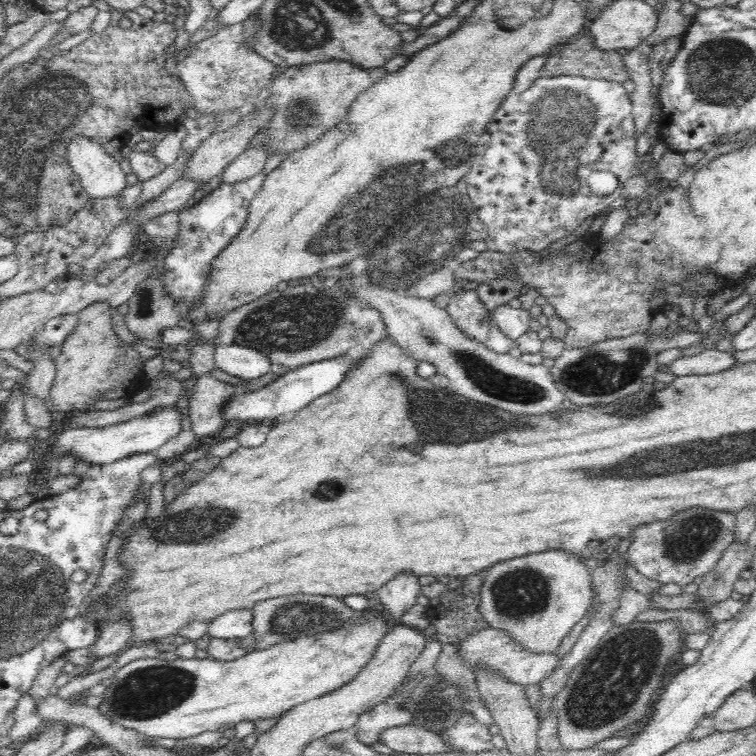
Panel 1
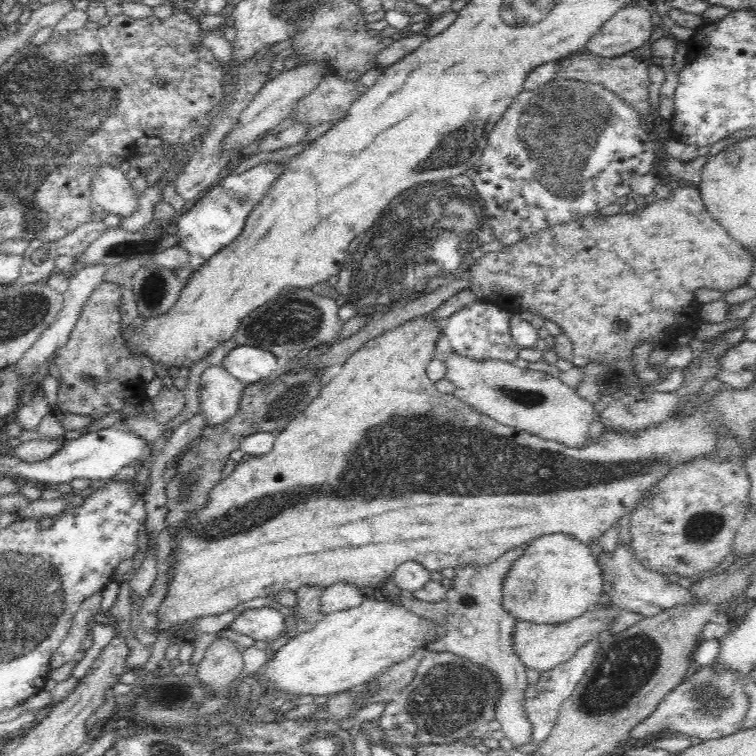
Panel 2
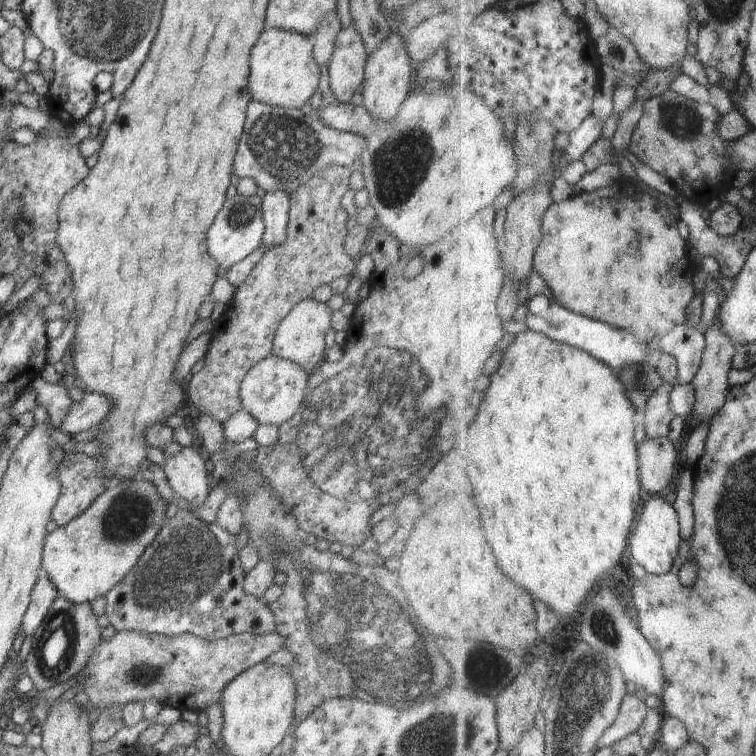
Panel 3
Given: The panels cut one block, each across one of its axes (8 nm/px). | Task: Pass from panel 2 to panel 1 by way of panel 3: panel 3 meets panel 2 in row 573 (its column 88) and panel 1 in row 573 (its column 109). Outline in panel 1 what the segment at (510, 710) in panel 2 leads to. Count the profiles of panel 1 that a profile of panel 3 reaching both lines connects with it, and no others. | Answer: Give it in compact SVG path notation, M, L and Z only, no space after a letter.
M488 569L473 575L464 575L458 578L462 581L462 586L459 586L457 590L446 590L439 597L430 599L428 610L431 624L436 629L436 633L431 640L441 642L442 645L452 644L456 646L464 643L468 636L489 628L484 616L479 612L481 604L480 586L482 586L482 580L484 580L486 572L488 572Z

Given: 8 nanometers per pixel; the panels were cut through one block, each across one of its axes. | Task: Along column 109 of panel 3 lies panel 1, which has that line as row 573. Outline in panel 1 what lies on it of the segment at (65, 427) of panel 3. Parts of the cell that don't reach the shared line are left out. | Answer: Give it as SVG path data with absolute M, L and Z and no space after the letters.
M402 572L388 584L375 590L380 602L384 605L388 616L393 619L393 625L401 624L402 614L408 612L416 605L416 600L421 594L420 580L412 572Z

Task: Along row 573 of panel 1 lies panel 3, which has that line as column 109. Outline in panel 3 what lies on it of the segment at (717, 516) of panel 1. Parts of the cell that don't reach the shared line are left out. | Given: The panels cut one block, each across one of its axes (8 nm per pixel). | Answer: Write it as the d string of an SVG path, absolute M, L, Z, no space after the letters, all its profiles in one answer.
M120 631L117 632L108 642L102 641L94 650L92 650L92 656L90 656L90 660L88 660L88 664L80 670L80 674L84 676L82 680L80 680L80 686L82 686L82 690L86 692L86 696L88 696L89 700L89 709L94 708L94 710L100 711L104 710L104 708L110 708L110 706L124 706L124 704L128 704L130 702L148 702L148 700L158 700L162 705L167 705L172 708L178 708L182 710L183 708L187 708L188 710L195 710L200 712L202 710L206 711L208 706L214 706L214 704L218 704L220 702L220 694L222 694L222 690L226 688L226 684L230 682L230 680L234 680L235 676L238 676L240 672L244 672L246 668L250 668L254 666L254 664L258 664L258 662L262 662L270 656L270 654L274 652L278 652L280 648L284 647L284 638L278 634L278 632L266 632L266 634L250 634L250 633L242 633L239 635L228 636L228 638L223 638L215 641L206 641L202 640L202 638L198 638L194 636L194 634L182 634L180 636L166 636L160 634L152 634L152 633L141 633L136 631Z

